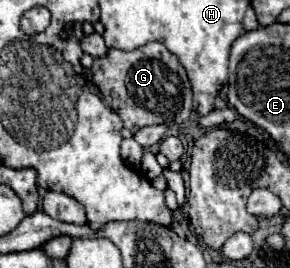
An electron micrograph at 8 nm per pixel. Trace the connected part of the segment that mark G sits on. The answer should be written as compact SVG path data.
M148 42L132 52L108 50L104 58L96 58L92 68L92 80L102 92L102 100L118 112L132 134L144 126L176 122L182 124L192 112L192 88L186 78L186 70L178 58L160 42Z

